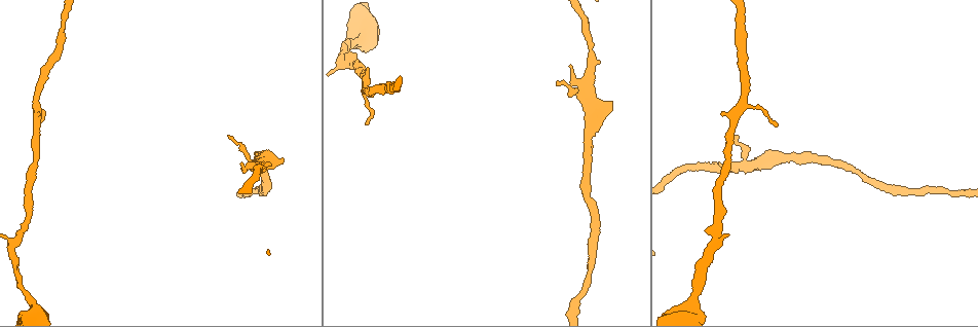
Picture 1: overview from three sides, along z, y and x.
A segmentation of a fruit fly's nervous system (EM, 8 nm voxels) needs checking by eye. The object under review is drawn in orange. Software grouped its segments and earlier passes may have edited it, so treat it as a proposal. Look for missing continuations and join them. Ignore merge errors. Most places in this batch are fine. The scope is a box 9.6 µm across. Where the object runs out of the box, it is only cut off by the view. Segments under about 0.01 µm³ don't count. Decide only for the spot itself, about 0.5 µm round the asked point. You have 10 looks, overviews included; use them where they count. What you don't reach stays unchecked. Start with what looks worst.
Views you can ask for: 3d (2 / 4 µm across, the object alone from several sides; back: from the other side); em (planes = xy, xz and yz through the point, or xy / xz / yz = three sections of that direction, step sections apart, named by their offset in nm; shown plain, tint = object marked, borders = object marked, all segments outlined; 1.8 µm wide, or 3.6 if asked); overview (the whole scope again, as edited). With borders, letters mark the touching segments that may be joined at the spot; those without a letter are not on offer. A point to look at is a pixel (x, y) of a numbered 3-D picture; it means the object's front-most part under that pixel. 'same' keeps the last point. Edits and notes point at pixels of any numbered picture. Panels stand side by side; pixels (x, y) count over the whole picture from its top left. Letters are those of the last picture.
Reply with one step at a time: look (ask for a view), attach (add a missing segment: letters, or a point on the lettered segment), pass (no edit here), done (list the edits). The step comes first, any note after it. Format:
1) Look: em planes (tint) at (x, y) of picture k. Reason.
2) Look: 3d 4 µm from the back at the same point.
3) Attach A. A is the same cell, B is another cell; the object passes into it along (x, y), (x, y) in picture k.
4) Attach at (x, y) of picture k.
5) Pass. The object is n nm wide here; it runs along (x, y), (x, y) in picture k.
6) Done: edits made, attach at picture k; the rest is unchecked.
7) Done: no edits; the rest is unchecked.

Look: em yz step 16 (borders) at (241, 162) of picture 1. Free end.

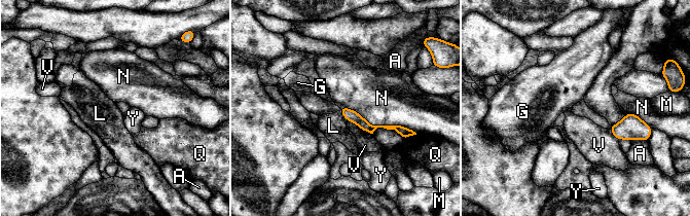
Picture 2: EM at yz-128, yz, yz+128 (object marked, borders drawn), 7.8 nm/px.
Pass. A, G, L, M, N, Q, V and Y are other cells; none of them fits.

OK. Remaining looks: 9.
Look: 3d 4 µm at (776, 124) of picture 1. Thin end.

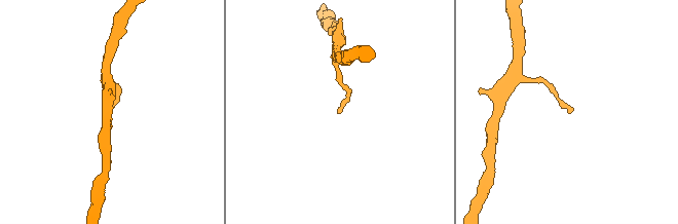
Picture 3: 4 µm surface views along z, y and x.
Look: em planes (borders) at (337, 111) of picture 3. Need the tissue.

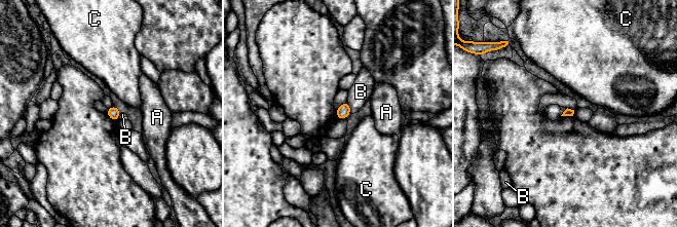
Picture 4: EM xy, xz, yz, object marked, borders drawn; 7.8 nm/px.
Pass. The longest contact is with B, 110 nm; A, B and C are other cells; a border runs along (348, 100), (350, 112) in picture 4; no lettered segment goes on from it.

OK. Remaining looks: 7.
Look: em yz step 4 (borders) at (590, 134) of picture 1.

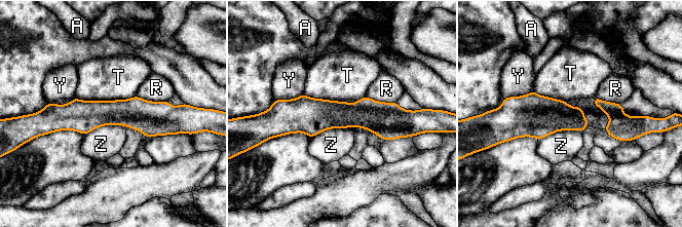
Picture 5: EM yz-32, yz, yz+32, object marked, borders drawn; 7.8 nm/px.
Pass. A, R, T, Y and Z are other cells; no lettered segment goes on from it.

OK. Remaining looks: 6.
Look: em 3.6 µm planes (borders) at (688, 311) of picture 1. Thick turns thin.

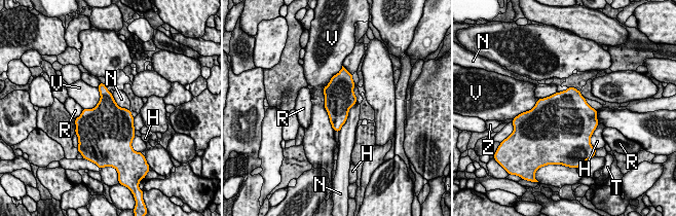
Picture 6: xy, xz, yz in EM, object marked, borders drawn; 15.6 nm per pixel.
Pass. H, N, R, T, V and Z are other cells; a border runs along (355, 101), (339, 132) in picture 6; no lettered segment goes on from it.

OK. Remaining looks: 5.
Done: no edits; the rest is unchecked.

